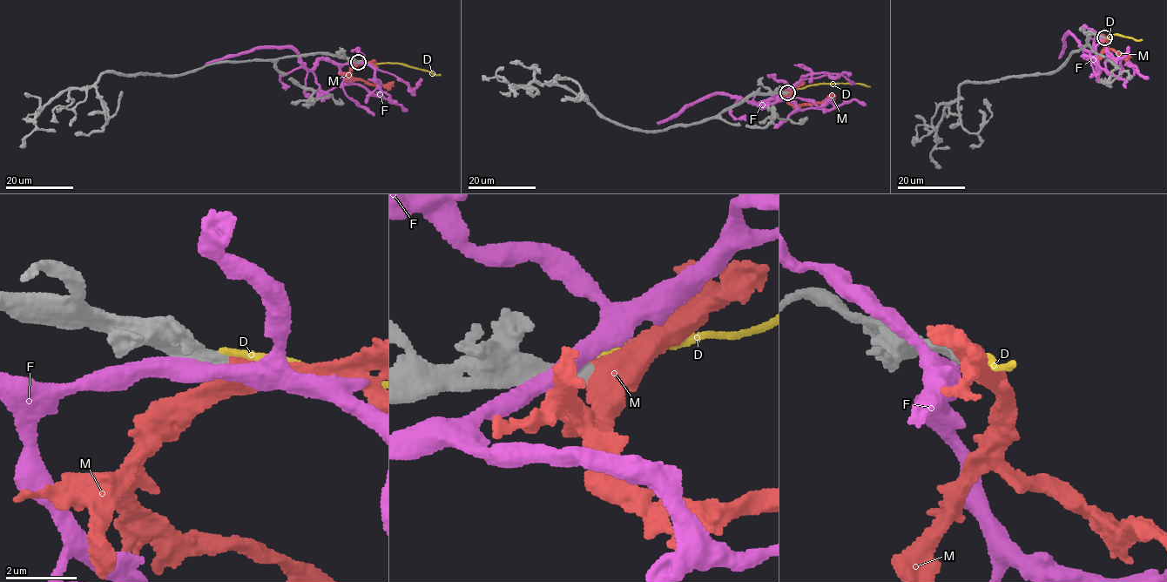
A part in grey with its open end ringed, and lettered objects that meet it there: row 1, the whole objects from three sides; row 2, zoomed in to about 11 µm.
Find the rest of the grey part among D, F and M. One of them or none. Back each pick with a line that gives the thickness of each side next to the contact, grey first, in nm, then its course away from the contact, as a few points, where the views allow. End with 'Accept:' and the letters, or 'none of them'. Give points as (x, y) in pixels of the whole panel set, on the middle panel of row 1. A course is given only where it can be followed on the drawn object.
M: Thickness 480 nm (grey) against 500 nm. Its course: (788, 92), (787, 99), (797, 104), (824, 102), (835, 96)
Accept: M

